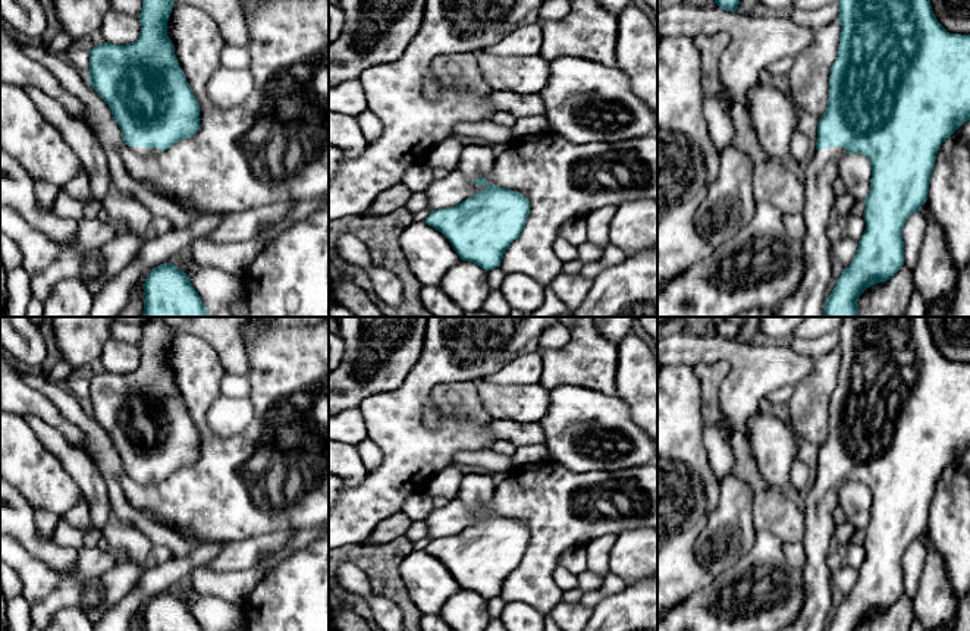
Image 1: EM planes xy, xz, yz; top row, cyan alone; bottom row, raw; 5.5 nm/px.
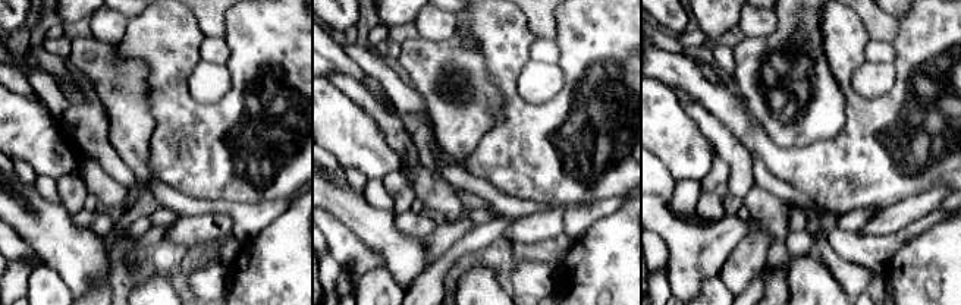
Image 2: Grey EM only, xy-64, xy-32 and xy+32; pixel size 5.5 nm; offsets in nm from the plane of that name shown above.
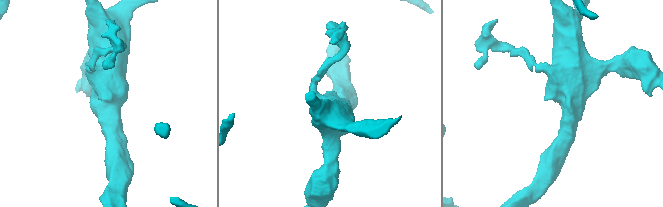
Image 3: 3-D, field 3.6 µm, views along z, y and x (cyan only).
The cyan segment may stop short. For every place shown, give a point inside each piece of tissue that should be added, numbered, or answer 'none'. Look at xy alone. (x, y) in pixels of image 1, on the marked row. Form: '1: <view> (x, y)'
1: xy (144, 151)

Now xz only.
none

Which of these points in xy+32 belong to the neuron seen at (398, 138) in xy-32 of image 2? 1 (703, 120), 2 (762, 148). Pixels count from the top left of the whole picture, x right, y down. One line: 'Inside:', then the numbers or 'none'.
Inside: 1

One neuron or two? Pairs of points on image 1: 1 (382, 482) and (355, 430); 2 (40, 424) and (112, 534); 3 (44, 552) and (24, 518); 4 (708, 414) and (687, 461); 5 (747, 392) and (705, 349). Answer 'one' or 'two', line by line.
1: two
2: two
3: one
4: two
5: one

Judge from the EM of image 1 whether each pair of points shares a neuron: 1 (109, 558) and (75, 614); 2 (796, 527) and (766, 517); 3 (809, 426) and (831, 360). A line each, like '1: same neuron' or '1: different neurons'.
1: different neurons
2: same neuron
3: same neuron

